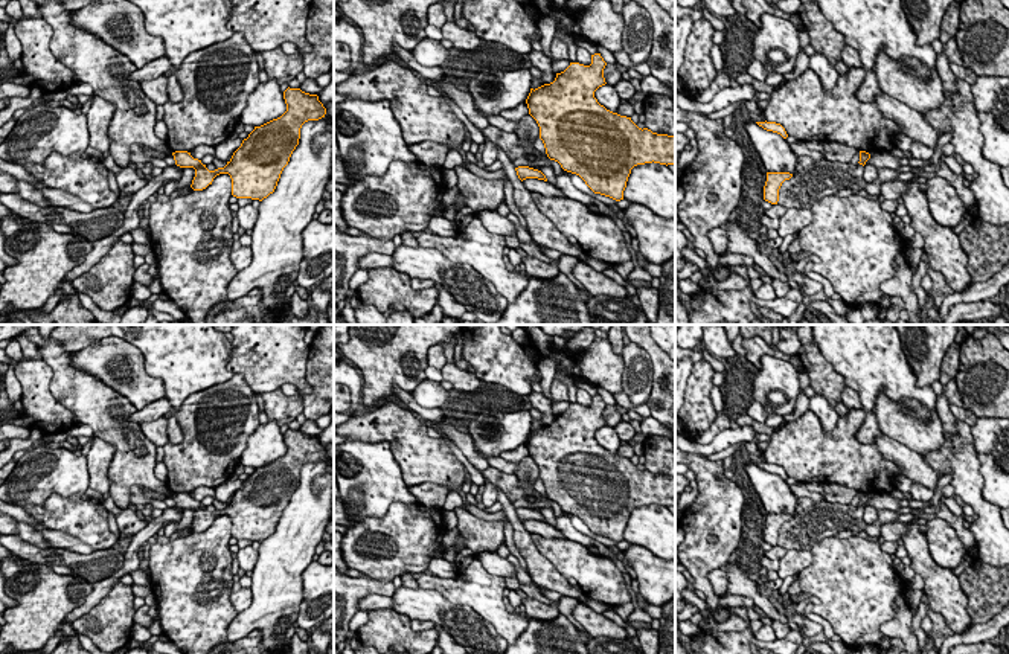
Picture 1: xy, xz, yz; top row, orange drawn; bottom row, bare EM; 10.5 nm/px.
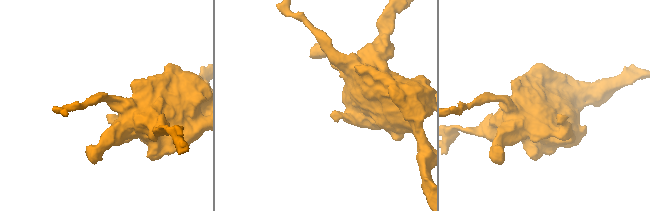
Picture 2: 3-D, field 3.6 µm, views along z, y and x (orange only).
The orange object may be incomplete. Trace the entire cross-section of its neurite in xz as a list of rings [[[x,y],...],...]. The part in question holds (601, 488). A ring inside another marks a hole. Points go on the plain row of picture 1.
[[[601,395],[591,396],[590,407],[570,404],[564,413],[556,415],[553,424],[530,430],[526,445],[540,468],[547,499],[564,512],[579,517],[594,535],[620,543],[634,508],[652,503],[675,506],[675,479],[642,471],[631,459],[613,454],[597,444],[594,433],[607,425],[605,407]]]

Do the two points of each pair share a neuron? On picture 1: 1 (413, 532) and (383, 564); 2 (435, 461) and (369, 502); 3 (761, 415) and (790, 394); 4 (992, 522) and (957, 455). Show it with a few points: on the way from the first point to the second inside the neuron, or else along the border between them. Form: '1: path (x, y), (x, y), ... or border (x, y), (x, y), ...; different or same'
1: path (404, 541), (392, 560); same
2: border (389, 447), (409, 488); different
3: border (755, 400), (768, 413); different
4: path (979, 505), (970, 493), (965, 471); same

